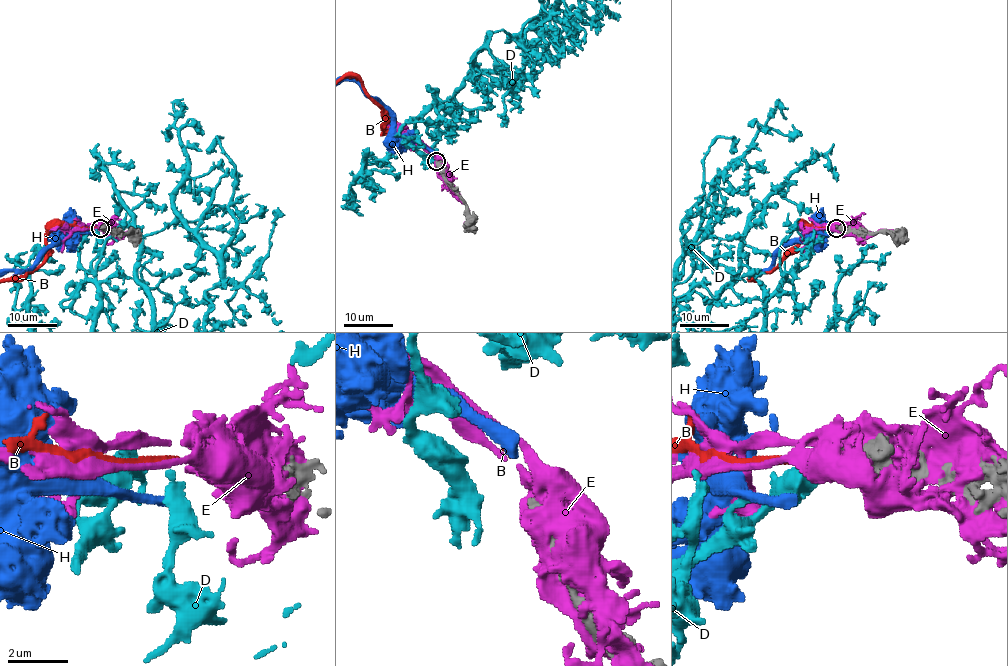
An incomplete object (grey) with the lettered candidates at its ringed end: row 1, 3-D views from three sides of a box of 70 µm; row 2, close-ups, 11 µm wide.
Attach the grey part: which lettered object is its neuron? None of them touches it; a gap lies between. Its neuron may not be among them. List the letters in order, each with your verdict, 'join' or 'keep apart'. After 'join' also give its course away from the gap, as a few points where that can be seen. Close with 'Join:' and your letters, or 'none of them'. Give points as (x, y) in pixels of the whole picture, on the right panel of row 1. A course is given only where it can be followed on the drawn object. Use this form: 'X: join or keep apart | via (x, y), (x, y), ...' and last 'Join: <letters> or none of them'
B: join
D: keep apart
E: keep apart
H: keep apart
Join: B

